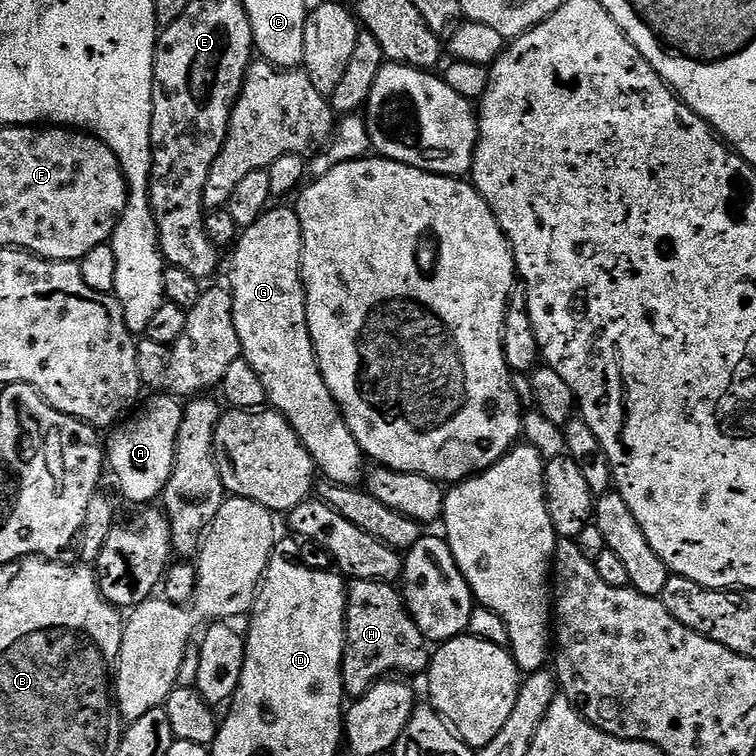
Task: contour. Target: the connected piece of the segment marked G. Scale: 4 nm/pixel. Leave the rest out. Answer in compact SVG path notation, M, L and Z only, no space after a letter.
M269 207L263 216L249 228L239 233L234 245L236 253L232 256L232 313L234 330L238 330L238 342L242 359L254 366L262 386L268 395L268 404L290 422L294 434L306 446L319 475L325 481L342 486L357 487L366 476L366 457L360 451L354 434L348 429L348 423L340 413L336 399L330 394L326 382L316 364L316 351L310 338L310 326L306 318L306 298L304 297L304 243L302 226L295 207Z

